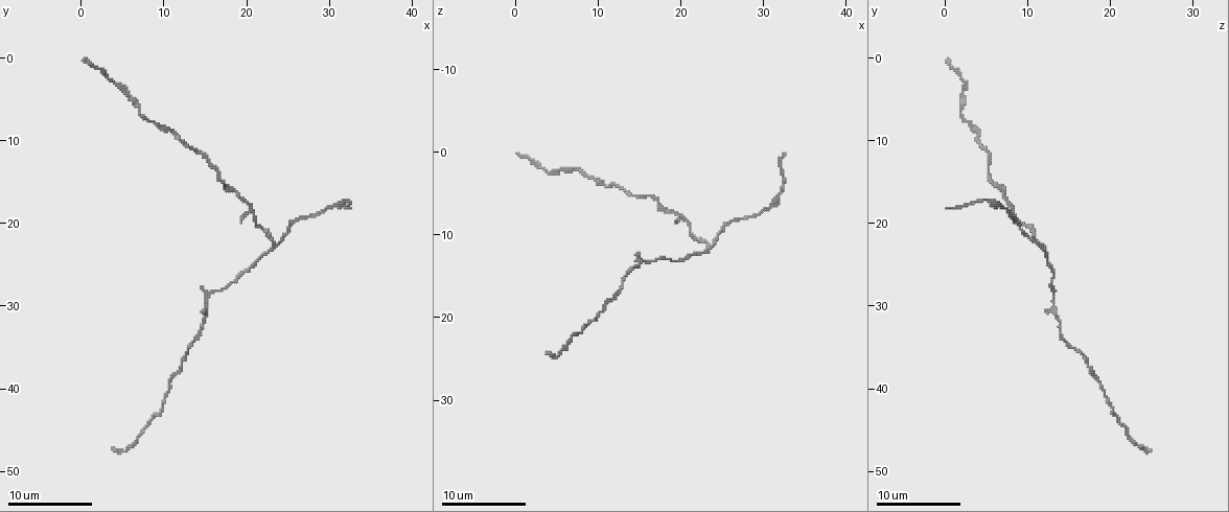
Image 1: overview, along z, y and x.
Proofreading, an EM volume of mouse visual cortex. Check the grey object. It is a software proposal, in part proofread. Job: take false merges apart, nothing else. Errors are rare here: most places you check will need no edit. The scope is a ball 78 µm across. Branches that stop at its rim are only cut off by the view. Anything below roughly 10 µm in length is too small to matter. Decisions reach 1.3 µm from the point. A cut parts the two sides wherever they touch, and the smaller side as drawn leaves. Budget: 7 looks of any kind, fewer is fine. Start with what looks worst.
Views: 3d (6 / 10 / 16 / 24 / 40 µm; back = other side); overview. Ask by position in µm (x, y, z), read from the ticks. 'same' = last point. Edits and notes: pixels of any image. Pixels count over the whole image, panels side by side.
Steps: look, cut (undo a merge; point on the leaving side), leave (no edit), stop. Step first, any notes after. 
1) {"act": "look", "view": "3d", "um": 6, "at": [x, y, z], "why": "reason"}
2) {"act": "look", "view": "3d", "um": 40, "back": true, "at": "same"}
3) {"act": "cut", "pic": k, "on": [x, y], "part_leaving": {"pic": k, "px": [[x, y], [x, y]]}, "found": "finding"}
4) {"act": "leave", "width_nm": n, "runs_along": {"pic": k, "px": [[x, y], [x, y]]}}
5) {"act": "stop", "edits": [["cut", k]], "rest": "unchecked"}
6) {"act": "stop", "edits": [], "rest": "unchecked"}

{"act": "look", "view": "3d", "um": 16, "at": [15.2, 29.0, 13.2], "why": "sudden change in width"}

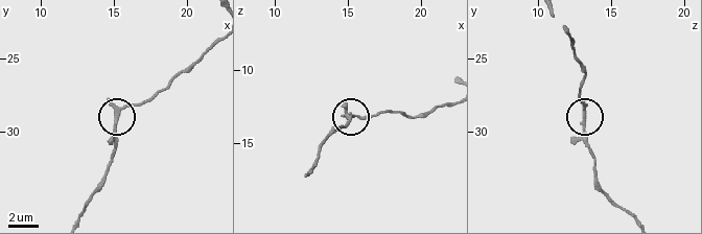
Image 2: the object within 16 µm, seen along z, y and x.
{"act": "look", "view": "3d", "um": 6, "at": [15.2, 29.0, 13.0]}

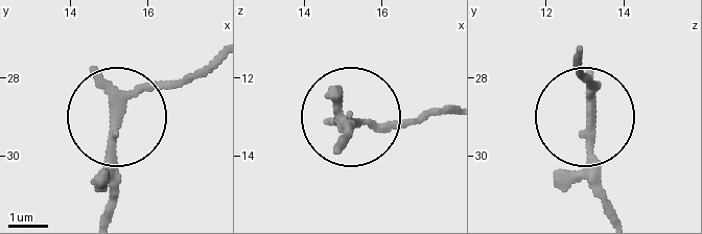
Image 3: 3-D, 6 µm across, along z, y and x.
{"act": "leave", "runs_along": {"pic": 3, "px": [[208, 64], [127, 103], [108, 210]]}, "found": "one neuron here"}

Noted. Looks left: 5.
{"act": "look", "view": "3d", "um": 10, "at": [30.6, 18.0, 6.8], "why": "thick turns thin"}

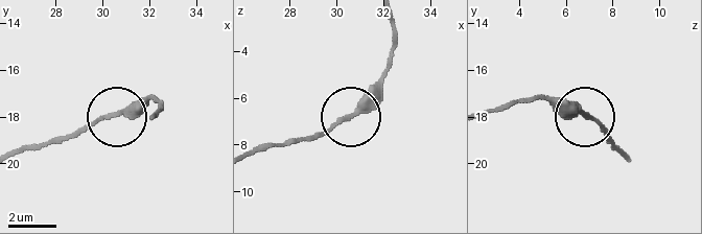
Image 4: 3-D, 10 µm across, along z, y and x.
{"act": "leave", "found": "all the same neuron"}

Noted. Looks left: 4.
{"act": "look", "view": "3d", "um": 6, "at": [11.2, 38.4, 18.2], "why": "sudden change in width"}

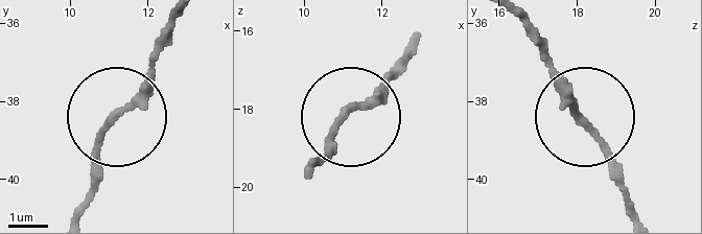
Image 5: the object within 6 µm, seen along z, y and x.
{"act": "leave", "runs_along": {"pic": 5, "px": [[173, 17], [150, 76], [100, 146], [94, 193]]}, "found": "one neuron here"}

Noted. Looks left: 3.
{"act": "look", "view": "3d", "um": 6, "at": [23.2, 23.2, 12.2]}

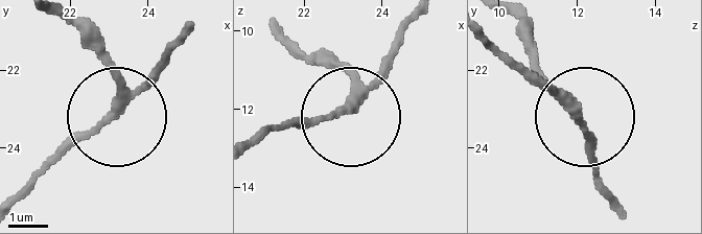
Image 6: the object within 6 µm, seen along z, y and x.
{"act": "look", "view": "3d", "um": 6, "back": true, "at": [23.05, 23.20, 11.95]}

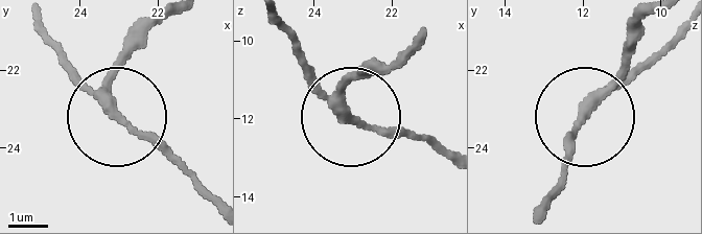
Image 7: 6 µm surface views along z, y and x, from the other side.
{"act": "leave", "width_nm": 230, "found": "one neuron here"}

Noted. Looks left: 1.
{"act": "stop", "edits": [], "rest": "unchecked"}

